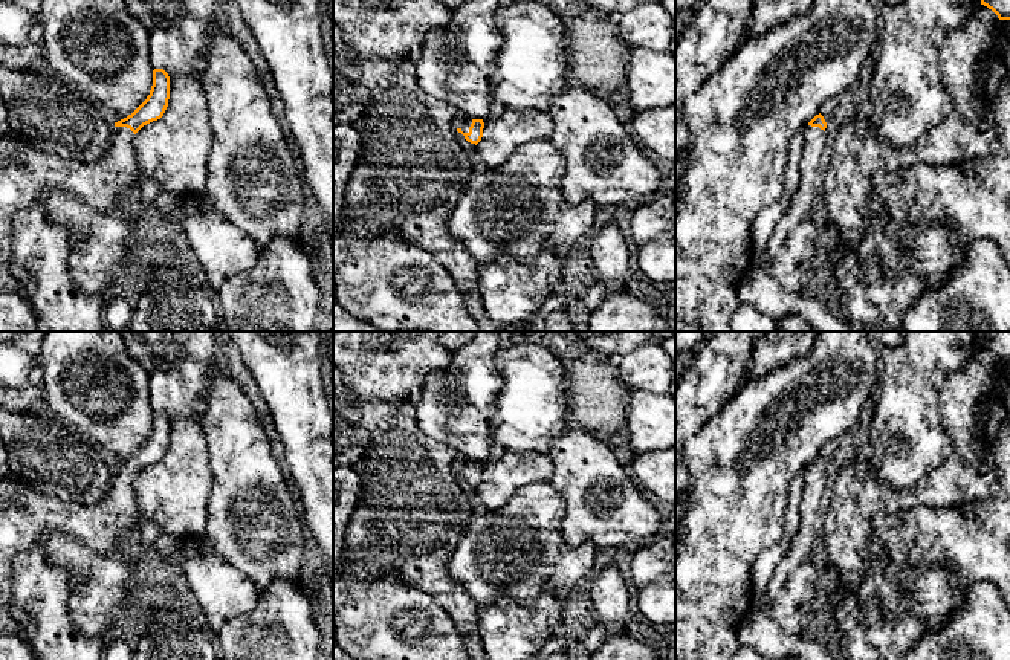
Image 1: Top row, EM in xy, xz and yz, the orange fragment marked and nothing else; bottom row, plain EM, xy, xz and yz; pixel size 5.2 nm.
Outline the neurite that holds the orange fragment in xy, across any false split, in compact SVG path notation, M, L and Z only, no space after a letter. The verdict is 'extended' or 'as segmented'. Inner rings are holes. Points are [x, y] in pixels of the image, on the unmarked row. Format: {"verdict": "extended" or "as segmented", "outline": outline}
{"verdict": "extended", "outline": "M163 411L153 412L153 428L147 442L127 460L115 464L115 484L98 503L61 501L32 489L24 480L18 484L18 497L9 506L0 504L0 634L11 632L29 643L26 632L11 617L11 579L14 558L31 548L46 529L61 529L86 542L95 552L116 556L136 524L134 477L147 466L163 458L170 442L170 419Z"}

